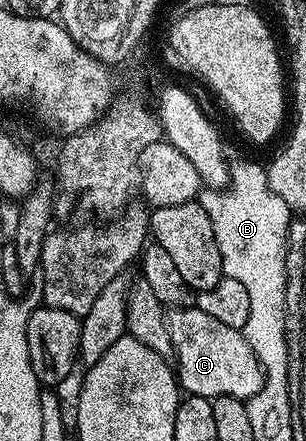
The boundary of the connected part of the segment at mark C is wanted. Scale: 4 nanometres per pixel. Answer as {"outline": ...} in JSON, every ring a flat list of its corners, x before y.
{"outline":[[197,308,171,309,167,313,166,323,168,324,168,336,172,336,174,345,178,384,187,395,195,394,211,400,220,396,249,400,252,396,256,396,256,392,260,392,262,365,256,360,252,348,248,348,248,340,242,335,241,330,230,328]]}

